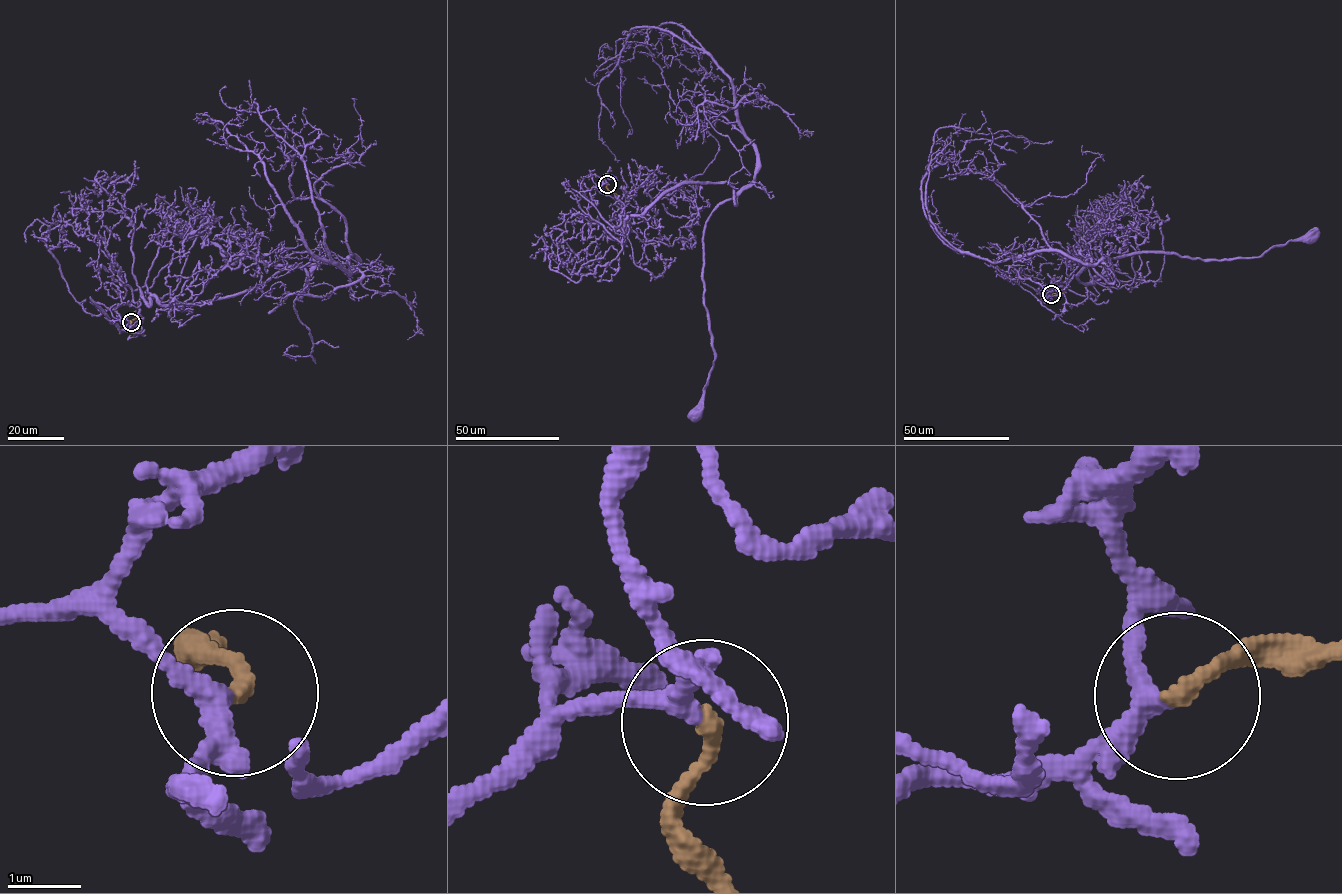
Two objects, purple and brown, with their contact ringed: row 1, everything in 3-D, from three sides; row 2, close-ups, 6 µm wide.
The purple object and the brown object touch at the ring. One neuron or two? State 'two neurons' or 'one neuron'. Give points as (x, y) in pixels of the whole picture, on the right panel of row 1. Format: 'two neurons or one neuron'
one neuron

